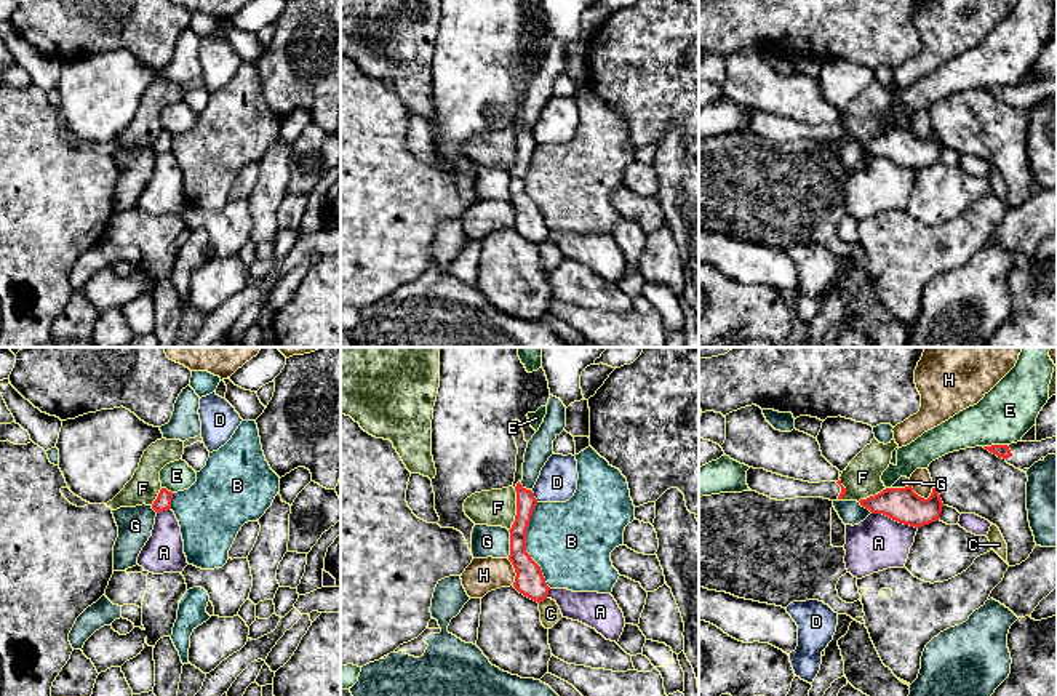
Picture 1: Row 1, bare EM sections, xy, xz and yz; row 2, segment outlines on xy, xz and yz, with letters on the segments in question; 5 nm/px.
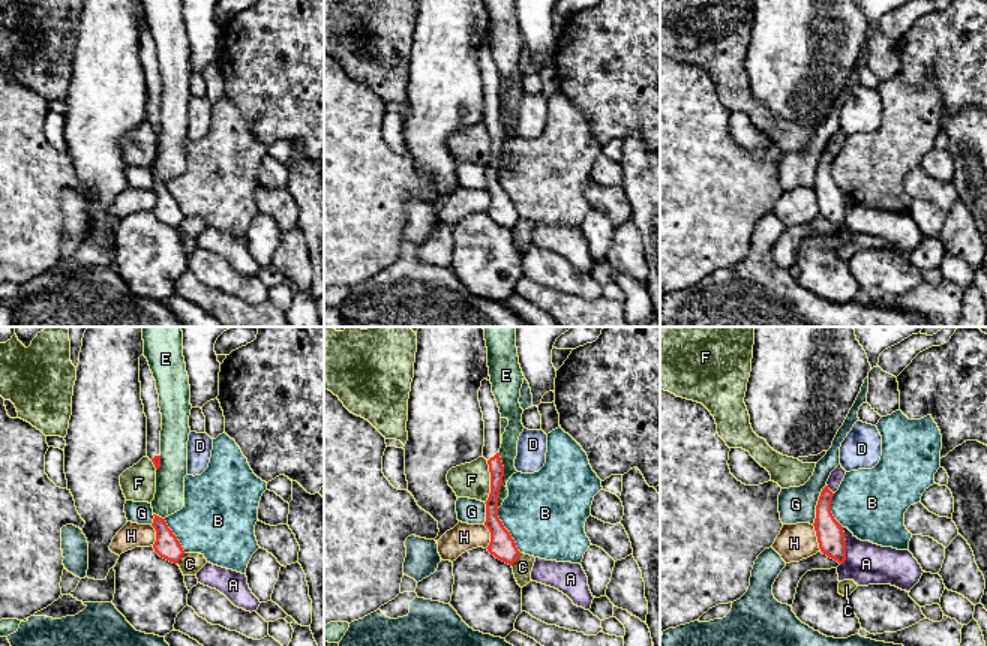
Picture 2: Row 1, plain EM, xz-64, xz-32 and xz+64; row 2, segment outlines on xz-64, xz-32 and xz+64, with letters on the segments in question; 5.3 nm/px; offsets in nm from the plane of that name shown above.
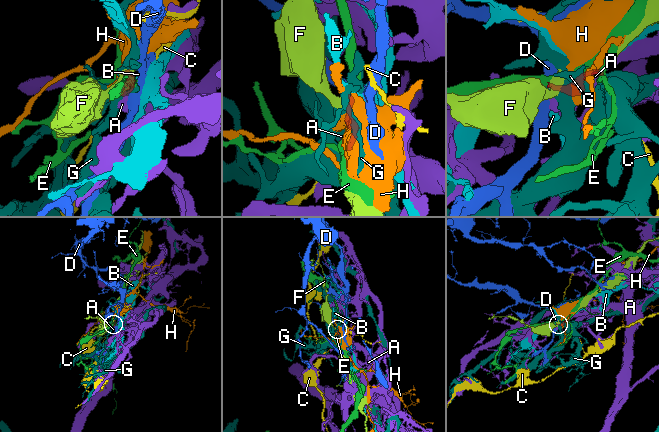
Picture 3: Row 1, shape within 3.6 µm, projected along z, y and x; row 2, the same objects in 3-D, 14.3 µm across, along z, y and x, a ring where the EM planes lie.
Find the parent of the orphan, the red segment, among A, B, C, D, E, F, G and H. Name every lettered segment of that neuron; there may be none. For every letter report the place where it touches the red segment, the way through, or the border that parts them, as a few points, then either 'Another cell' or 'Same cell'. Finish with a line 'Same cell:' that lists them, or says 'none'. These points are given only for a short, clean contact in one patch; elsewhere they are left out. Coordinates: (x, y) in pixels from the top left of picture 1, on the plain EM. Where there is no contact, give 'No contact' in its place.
A: Touches red at yz (894, 160). Another cell
B: Touches red at xz (525, 188). Boundary: xz (536, 144), (526, 173), (526, 194), (550, 229). Another cell
C: Touches red at xz (542, 242). Boundary: xz (546, 239), (539, 245). Another cell
D: Touches red at xz (533, 138). Boundary: xz (531, 133), (538, 143). Another cell
E: Touches red at yz (995, 87). Another cell
F: Touches red at xz (517, 151). Boundary: xz (515, 130), (515, 162), (509, 172). Another cell
G: Touches red at xz (510, 186). Boundary: xz (507, 172), (509, 199). Another cell
H: Touches red at yz (920, 138). Boundary: yz (910, 125), (925, 140), (933, 133). Another cell
Same cell: none

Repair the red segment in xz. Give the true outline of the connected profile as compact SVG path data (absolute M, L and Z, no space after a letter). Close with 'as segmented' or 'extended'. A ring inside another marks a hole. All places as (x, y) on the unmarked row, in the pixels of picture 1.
M512 62L512 75L518 90L517 114L513 130L517 133L517 157L510 173L510 197L509 202L515 210L513 229L525 238L540 245L547 240L550 229L545 224L540 208L526 194L526 173L531 157L537 147L537 141L531 131L526 131L523 122L523 104L528 83L520 62Z; extended

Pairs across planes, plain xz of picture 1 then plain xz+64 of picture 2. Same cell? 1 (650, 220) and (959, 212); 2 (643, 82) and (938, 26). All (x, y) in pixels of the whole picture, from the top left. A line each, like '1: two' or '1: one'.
1: two
2: one

